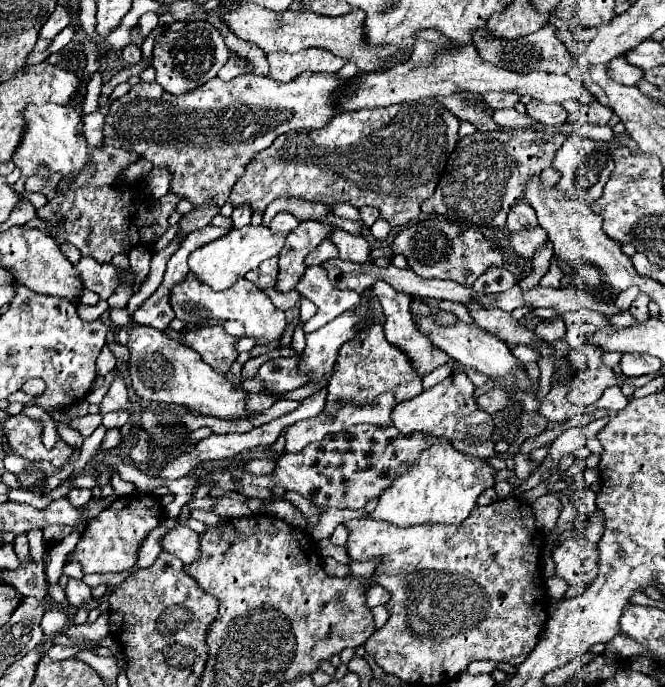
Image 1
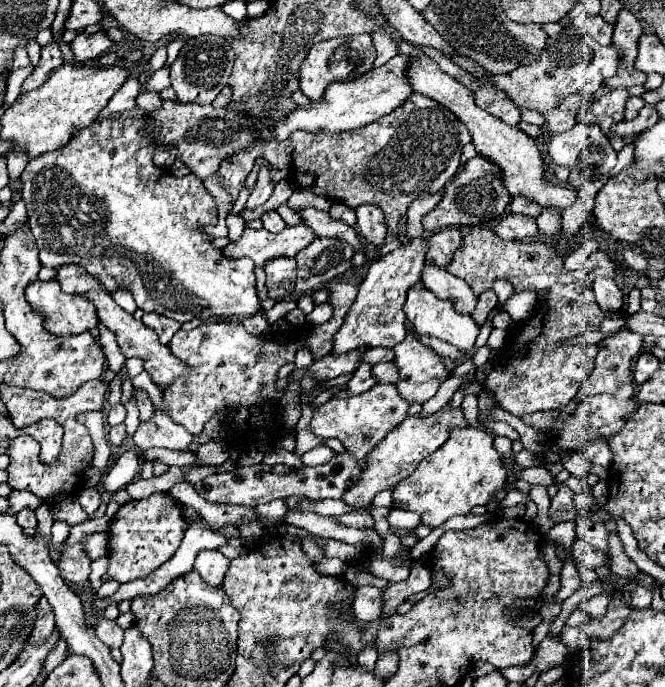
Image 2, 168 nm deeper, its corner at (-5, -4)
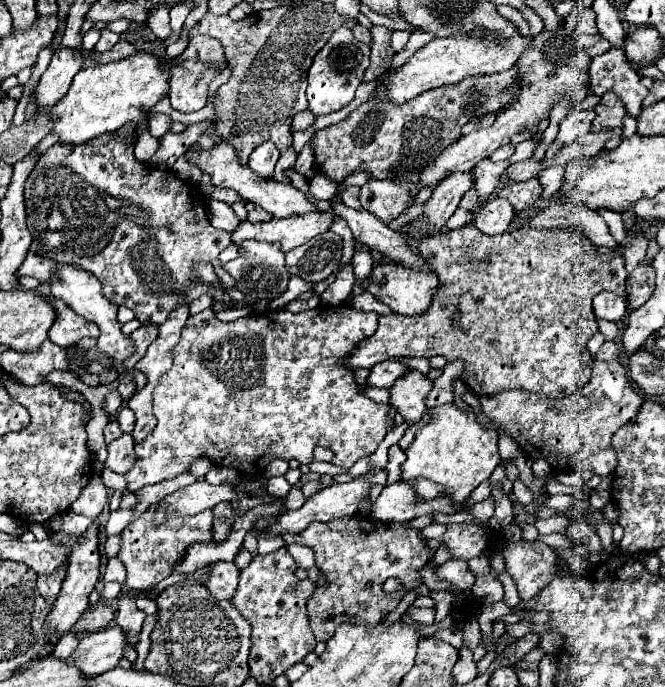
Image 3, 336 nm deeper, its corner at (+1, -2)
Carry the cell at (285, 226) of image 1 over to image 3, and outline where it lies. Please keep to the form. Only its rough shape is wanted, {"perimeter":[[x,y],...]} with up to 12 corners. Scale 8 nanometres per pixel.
{"perimeter":[[248,203],[248,221],[264,223],[272,221],[262,207]]}

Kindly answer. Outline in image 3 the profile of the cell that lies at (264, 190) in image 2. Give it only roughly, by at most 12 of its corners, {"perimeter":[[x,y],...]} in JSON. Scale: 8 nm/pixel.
{"perimeter":[[274,143],[258,145],[248,167],[262,179],[272,179],[280,153]]}

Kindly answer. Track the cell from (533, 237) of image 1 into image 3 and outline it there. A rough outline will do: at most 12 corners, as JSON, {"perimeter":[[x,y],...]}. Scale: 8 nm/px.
{"perimeter":[[496,197],[480,207],[474,225],[500,235],[514,219],[514,207]]}

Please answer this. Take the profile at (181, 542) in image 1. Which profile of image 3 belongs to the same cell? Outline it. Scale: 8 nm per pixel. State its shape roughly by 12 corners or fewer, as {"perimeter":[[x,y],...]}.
{"perimeter":[[228,561],[208,565],[206,587],[216,599],[230,599],[238,567]]}

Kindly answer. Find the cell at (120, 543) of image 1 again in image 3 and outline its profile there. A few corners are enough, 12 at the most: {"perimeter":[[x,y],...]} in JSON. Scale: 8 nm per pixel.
{"perimeter":[[150,505],[122,533],[132,591],[166,579],[186,547],[212,541],[212,511],[154,525]]}

